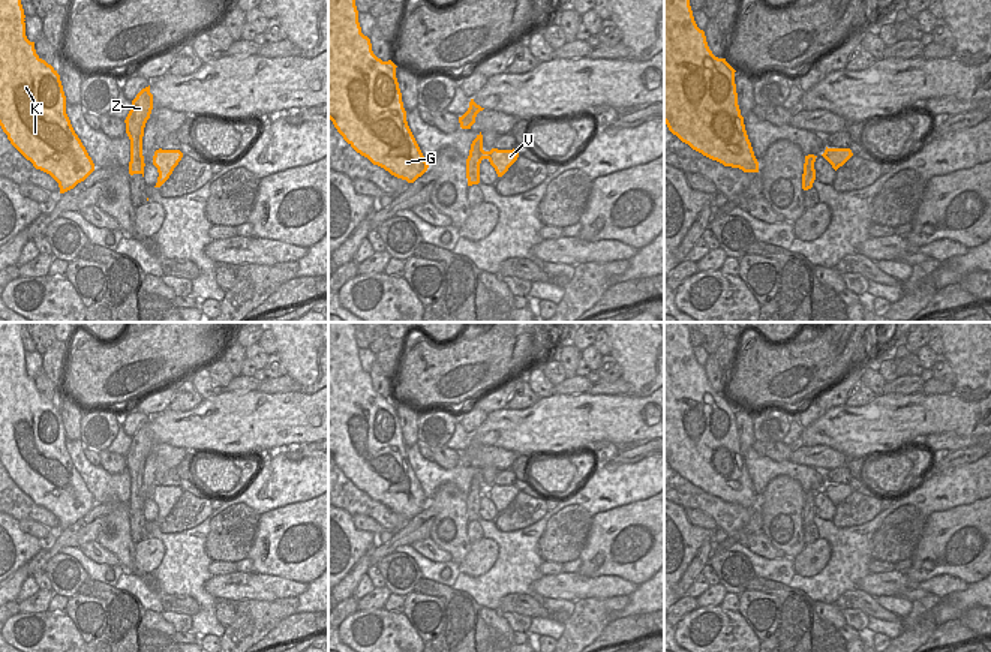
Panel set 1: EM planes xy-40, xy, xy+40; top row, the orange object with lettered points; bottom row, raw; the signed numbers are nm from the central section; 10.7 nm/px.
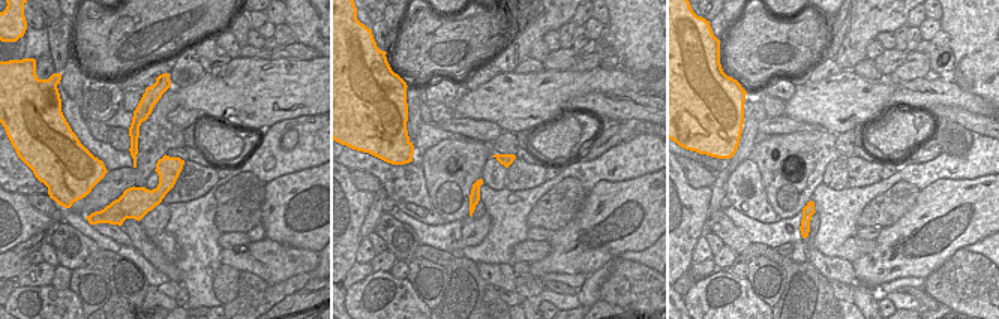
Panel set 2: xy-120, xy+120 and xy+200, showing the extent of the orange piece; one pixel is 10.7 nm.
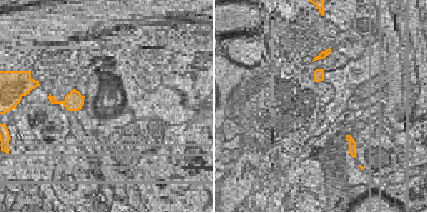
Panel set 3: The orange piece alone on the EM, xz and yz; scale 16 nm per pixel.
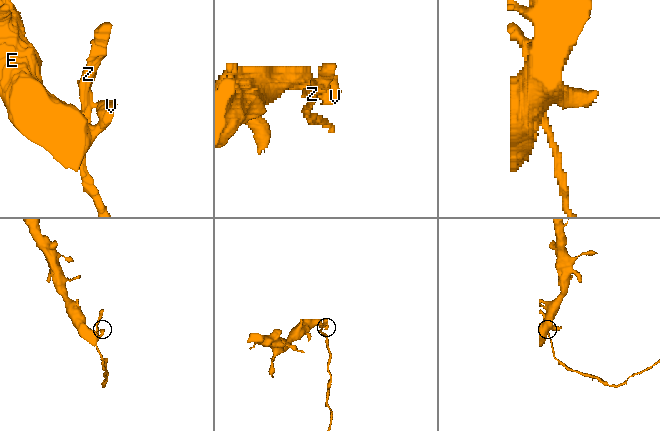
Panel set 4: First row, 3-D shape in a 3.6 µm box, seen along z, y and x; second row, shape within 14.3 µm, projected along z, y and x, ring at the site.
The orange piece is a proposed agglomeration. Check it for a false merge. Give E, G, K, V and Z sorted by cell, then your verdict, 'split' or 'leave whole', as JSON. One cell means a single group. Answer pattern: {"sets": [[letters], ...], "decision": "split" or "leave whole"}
{"sets": [["E", "G", "K", "V"], ["Z"]], "decision": "split"}

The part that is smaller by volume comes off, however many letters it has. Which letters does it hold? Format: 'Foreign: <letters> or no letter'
Foreign: Z

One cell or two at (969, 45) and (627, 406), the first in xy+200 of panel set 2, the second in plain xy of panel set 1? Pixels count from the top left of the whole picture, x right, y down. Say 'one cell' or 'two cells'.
two cells

